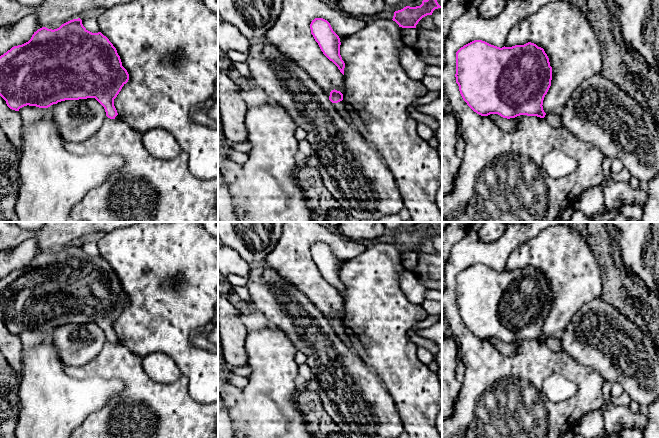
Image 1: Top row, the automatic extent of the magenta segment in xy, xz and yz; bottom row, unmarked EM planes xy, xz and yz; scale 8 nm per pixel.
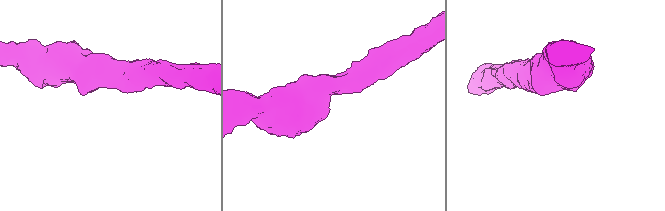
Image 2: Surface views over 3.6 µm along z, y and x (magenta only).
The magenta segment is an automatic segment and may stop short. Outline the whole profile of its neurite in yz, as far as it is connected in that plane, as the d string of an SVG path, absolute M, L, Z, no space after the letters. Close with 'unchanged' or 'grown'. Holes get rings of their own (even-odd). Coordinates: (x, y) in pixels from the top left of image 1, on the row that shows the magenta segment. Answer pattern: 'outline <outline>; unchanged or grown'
outline M474 40L456 52L455 77L463 100L481 116L498 114L507 119L520 115L537 116L544 118L552 127L562 127L558 114L546 114L543 110L543 100L551 86L552 67L544 49L534 43L500 48L482 40Z; grown

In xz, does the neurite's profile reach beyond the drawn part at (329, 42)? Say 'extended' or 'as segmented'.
as segmented

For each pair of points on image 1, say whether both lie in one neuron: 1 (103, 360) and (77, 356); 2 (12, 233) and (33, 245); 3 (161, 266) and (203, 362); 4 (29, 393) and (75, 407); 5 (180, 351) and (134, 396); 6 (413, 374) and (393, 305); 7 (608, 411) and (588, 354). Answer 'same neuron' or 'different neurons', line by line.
1: different neurons
2: different neurons
3: same neuron
4: same neuron
5: different neurons
6: same neuron
7: different neurons

